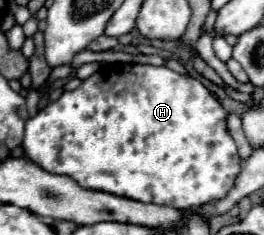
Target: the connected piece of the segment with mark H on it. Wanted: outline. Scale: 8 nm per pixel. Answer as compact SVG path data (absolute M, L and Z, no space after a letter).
M112 64L108 66L108 76L106 72L96 72L94 76L86 78L76 90L72 92L64 92L56 102L50 102L46 108L42 108L34 118L30 118L26 122L26 136L22 142L22 150L24 154L38 164L40 168L52 172L52 174L62 174L62 176L70 176L74 182L78 182L84 188L90 190L104 190L116 196L126 196L138 202L152 202L152 204L164 204L164 206L172 206L178 210L186 210L192 206L202 206L206 202L218 200L222 198L236 180L236 174L240 172L240 162L242 158L238 156L236 150L236 142L228 132L228 124L226 124L226 110L220 106L220 102L210 94L210 90L196 78L188 76L188 74L178 74L166 66L146 66L146 64Z

